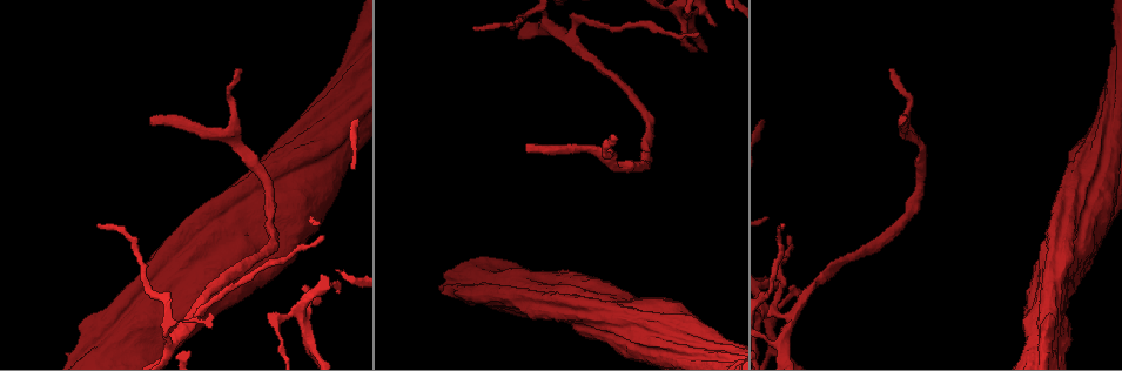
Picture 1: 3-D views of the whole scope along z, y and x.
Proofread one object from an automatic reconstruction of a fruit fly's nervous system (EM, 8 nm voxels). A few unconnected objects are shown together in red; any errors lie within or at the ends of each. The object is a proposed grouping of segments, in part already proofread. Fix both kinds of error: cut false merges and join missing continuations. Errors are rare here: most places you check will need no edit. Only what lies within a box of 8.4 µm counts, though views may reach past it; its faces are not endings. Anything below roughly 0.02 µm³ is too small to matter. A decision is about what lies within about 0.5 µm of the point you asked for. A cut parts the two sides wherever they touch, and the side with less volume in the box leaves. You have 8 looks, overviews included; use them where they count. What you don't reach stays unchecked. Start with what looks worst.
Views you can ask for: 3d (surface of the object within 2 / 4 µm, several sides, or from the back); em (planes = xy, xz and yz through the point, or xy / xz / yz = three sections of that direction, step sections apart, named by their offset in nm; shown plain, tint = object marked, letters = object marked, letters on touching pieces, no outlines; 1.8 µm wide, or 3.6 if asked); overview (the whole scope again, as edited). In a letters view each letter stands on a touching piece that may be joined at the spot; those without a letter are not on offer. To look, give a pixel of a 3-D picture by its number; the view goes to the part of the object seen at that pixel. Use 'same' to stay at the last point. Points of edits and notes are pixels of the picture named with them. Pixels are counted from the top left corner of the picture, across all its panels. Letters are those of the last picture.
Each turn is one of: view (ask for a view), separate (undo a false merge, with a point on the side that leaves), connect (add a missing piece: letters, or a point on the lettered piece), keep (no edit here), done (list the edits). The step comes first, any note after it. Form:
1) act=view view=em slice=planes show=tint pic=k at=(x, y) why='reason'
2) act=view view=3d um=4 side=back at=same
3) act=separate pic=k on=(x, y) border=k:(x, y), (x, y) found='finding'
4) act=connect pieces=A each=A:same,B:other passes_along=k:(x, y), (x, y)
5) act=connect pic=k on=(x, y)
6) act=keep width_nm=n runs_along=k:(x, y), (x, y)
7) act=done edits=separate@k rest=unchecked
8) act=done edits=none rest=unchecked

act=view view=3d um=4 pic=1 at=(152, 125) why='branch stops here'

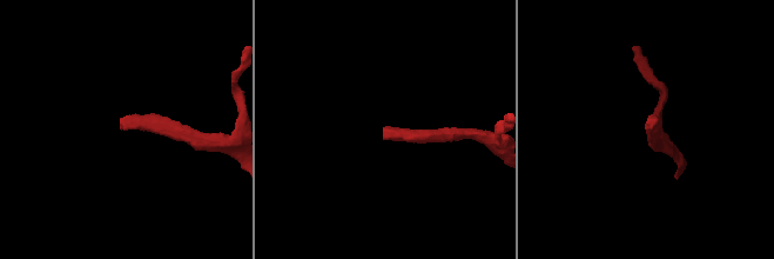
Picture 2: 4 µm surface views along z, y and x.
act=view view=em slice=planes show=letters pic=2 at=(647, 128) why='need the tissue'

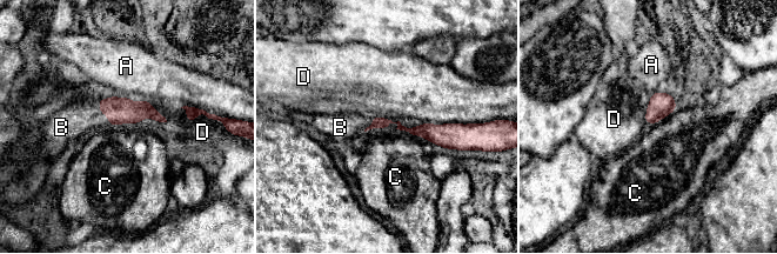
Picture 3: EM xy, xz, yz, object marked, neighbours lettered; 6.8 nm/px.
act=connect pieces=B each=A:other,B:same,C:other,D:other passes_along=3:(119, 111), (102, 113), (68, 124) found='the neuron continues'

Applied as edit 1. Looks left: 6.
act=view view=overview

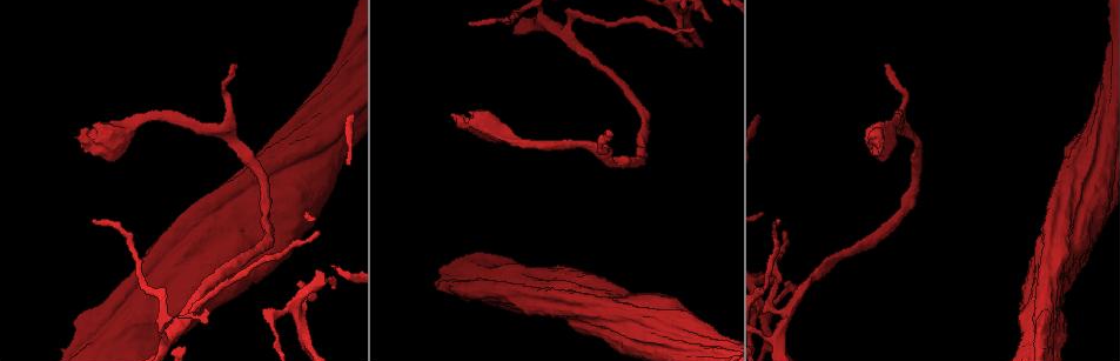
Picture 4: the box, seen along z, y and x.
act=view view=em slice=yz step=16 show=letters pic=4 at=(108, 326)

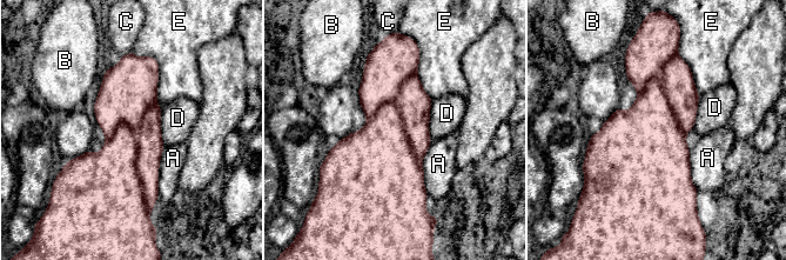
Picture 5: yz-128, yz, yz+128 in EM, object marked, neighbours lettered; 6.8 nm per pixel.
act=separate pic=5 on=(147, 131) width_nm=420 each=A:other,B:other,C:other,D:other,E:other border=5:(121, 124), (135, 137), (146, 208) found='two neurons meet here'

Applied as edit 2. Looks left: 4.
act=view view=overview why='see it whole again'

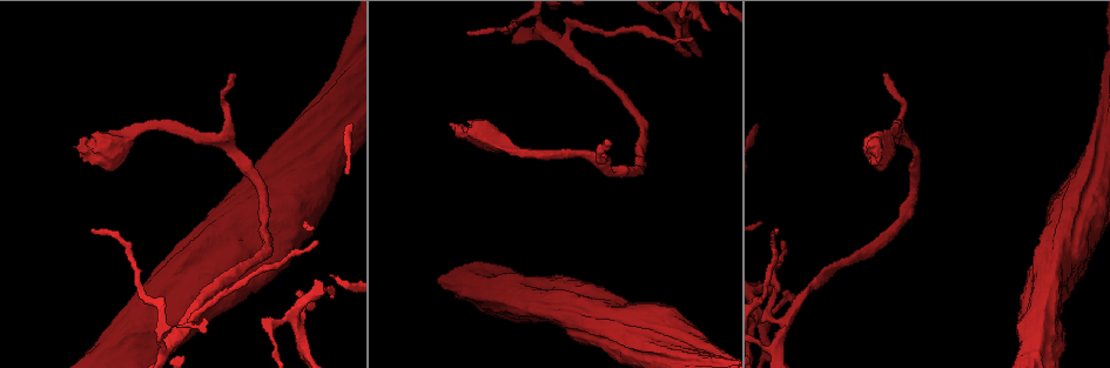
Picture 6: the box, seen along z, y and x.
act=view view=em slice=xy step=16 show=letters pic=6 at=(332, 296) why='branch stops here'

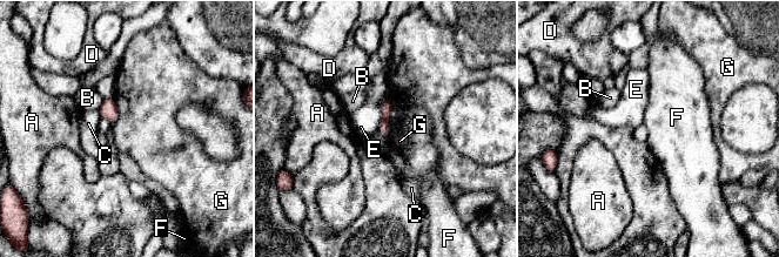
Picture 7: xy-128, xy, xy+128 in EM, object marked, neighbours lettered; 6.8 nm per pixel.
act=view view=em slice=yz step=8 show=letters at=same why='cut it another way'

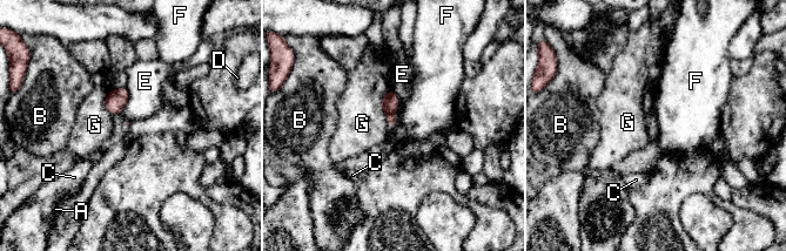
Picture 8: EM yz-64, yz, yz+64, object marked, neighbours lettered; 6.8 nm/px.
act=keep each=A:other,B:other,C:other,D:other,E:other,F:other,G:other border=8:(398, 104), (395, 112), (396, 122) found='none of them fits'

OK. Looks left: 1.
act=done edits=connect@3,separate@5 rest=unchecked

